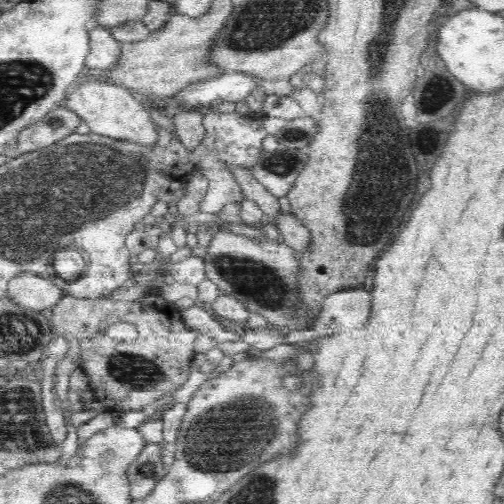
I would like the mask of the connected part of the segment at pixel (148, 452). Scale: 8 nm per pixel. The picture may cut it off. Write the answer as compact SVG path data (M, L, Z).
M148 443L138 458L124 470L131 501L145 499L165 475L158 445Z

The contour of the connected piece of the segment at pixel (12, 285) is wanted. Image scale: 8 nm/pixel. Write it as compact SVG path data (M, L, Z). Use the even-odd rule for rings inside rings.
M18 272L6 284L6 298L36 311L48 311L54 307L61 292L49 280L31 272Z

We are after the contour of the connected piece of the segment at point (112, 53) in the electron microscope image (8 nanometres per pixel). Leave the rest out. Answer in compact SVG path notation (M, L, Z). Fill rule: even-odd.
M92 25L89 30L91 50L85 58L87 73L100 73L113 67L122 56L122 45L114 38L111 27Z

